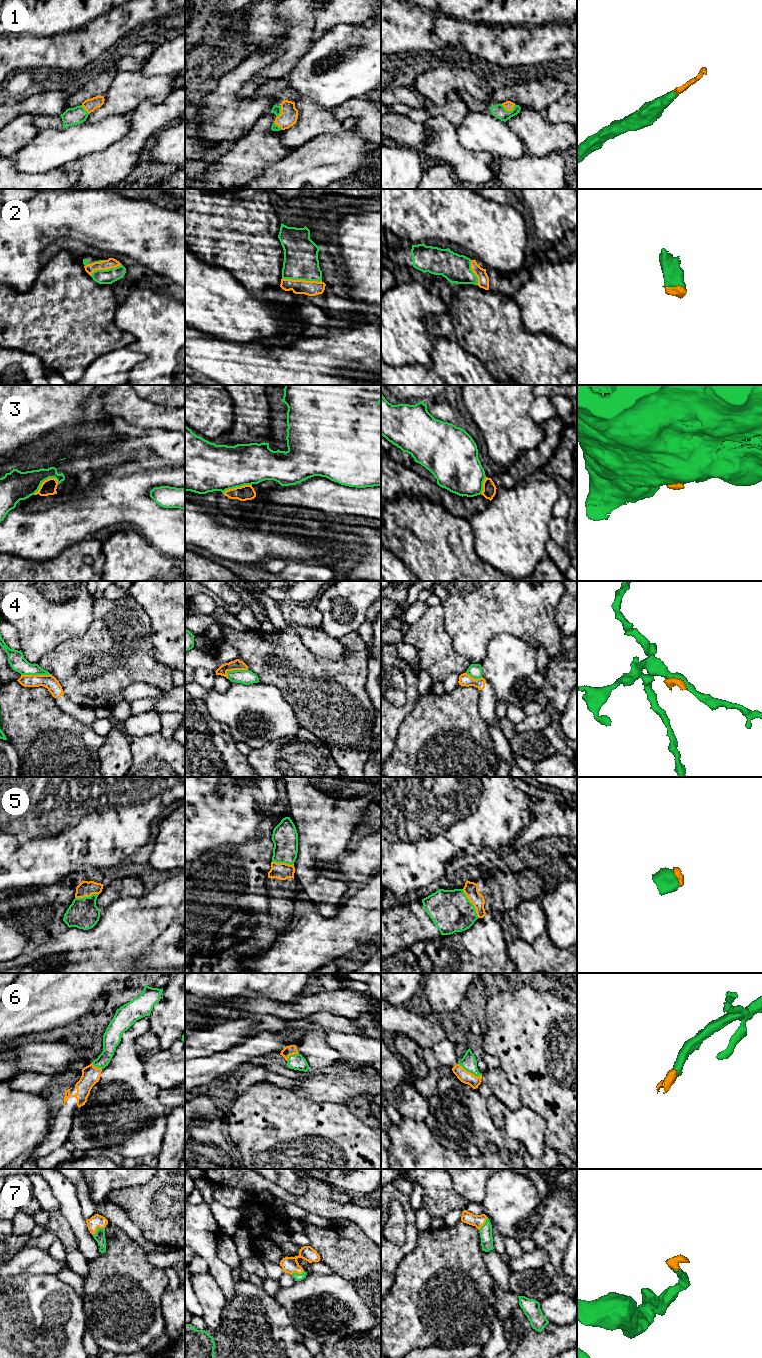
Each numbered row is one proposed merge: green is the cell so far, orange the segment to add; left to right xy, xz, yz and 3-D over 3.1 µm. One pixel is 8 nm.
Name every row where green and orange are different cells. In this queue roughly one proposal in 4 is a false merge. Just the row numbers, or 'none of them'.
3, 4

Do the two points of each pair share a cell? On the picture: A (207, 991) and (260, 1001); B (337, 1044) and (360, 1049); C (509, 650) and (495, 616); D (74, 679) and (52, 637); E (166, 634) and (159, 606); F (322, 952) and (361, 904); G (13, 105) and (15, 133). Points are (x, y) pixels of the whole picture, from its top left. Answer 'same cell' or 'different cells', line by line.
A: different cells
B: same cell
C: different cells
D: different cells
E: same cell
F: same cell
G: different cells

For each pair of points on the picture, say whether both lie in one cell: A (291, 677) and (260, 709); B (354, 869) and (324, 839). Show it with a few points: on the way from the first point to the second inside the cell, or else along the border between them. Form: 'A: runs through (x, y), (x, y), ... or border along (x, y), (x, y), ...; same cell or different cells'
A: border along (260, 681), (266, 684), (273, 684), (293, 709); different cells
B: border along (348, 849), (335, 864), (331, 864), (323, 870); different cells

